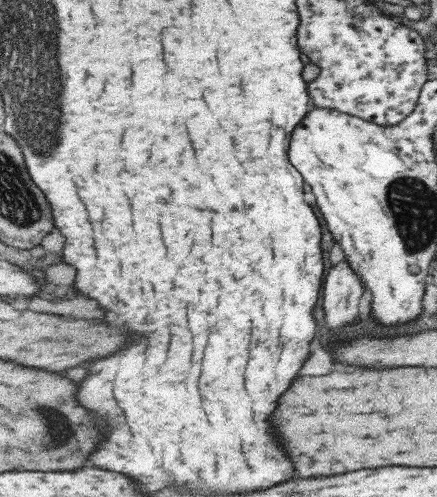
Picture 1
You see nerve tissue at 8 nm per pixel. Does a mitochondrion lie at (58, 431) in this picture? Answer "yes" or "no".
yes

